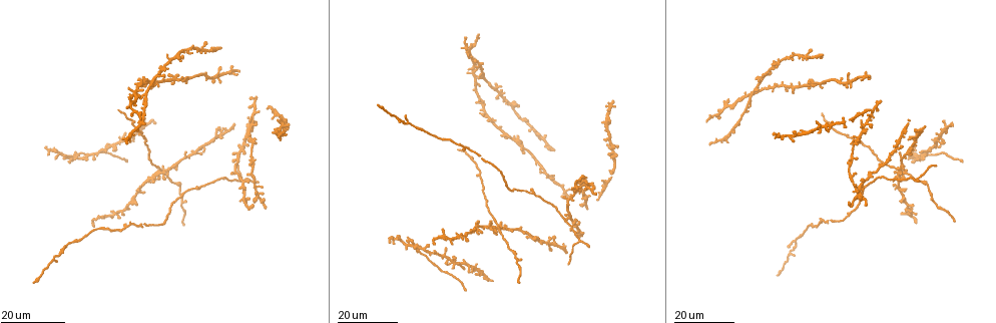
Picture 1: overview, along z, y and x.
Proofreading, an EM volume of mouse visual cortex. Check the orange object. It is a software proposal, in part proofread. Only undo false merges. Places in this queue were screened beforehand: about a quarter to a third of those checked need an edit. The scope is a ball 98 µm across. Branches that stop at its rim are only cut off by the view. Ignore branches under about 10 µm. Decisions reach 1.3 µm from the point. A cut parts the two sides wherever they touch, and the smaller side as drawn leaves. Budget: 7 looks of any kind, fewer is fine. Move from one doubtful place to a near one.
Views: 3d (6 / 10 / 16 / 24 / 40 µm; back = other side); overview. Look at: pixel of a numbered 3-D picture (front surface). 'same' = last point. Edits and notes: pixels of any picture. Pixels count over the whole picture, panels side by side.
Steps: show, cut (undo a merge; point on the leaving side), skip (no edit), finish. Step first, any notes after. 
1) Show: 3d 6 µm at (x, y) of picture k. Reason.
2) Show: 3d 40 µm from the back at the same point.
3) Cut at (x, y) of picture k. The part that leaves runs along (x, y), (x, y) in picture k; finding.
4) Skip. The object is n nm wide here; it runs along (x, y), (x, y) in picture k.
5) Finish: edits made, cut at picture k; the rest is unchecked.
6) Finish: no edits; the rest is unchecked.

Show: 3d 24 µm at (112, 146) of picture 1.

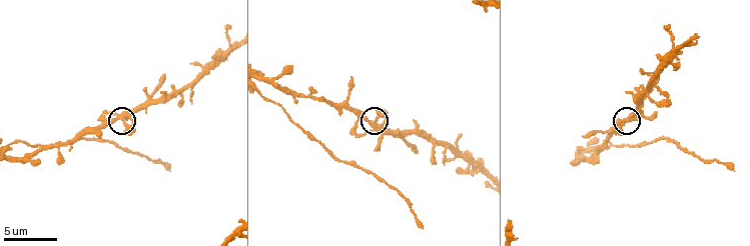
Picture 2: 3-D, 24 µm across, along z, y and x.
Show: 3d 6 µm at (125, 113) of picture 2.

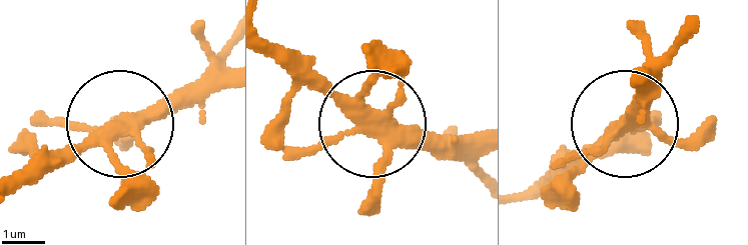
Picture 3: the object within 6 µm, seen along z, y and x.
Skip. The object is 310 nm wide here; all the same cell.

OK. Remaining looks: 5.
Show: 3d 16 µm at (160, 172) of picture 1. Looks like a crossing.

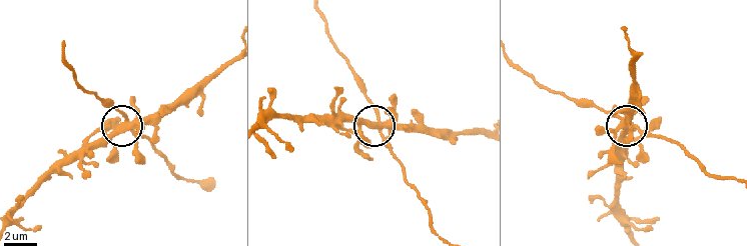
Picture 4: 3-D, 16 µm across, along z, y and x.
Show: 3d 6 µm at (379, 130) of picture 4.

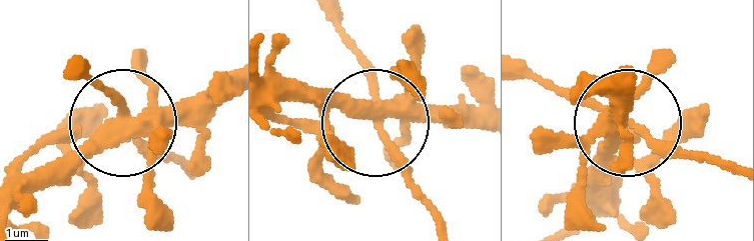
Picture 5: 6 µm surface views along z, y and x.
Skip. It runs along (475, 126), (382, 122), (403, 172), (439, 212) in picture 5; one cell here.

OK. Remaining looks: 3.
Show: 3d 16 µm at (912, 177) of picture 1.

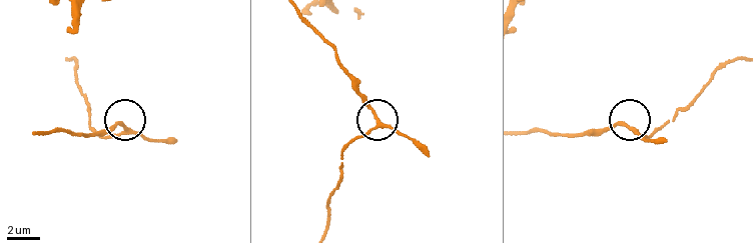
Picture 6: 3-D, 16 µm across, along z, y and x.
Show: 3d 10 µm at (374, 117) of picture 6.

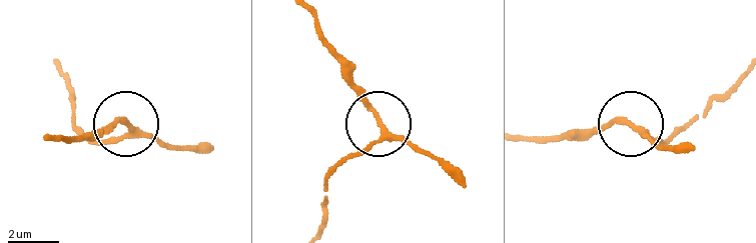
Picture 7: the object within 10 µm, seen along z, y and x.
Skip. The object is 190 nm wide here; one cell here.

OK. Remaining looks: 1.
Finish: no edits; the rest is unchecked.

